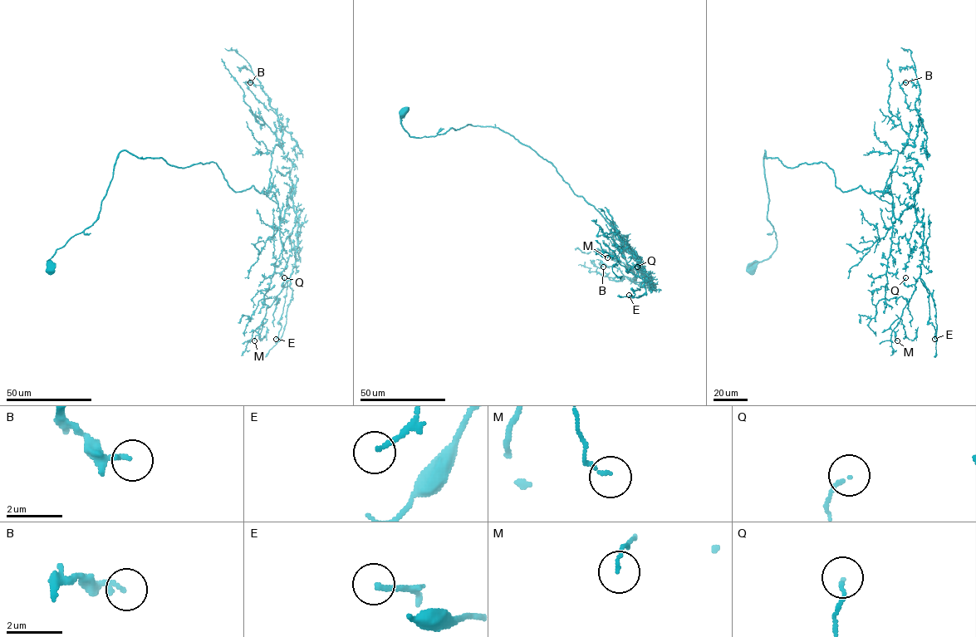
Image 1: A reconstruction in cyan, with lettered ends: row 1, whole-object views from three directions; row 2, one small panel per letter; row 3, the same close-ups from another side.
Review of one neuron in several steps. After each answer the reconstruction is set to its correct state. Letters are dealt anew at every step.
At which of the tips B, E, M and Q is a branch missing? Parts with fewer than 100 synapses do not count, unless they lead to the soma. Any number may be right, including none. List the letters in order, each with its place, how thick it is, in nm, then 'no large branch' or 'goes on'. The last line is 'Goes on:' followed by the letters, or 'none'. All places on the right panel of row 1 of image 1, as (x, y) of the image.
B: at (905, 82); 170 nm thick; no large branch
E: at (934, 339); 170 nm thick; no large branch
M: at (897, 340); 90 nm thick; no large branch
Q: at (905, 277); 90 nm thick; no large branch
Goes on: none

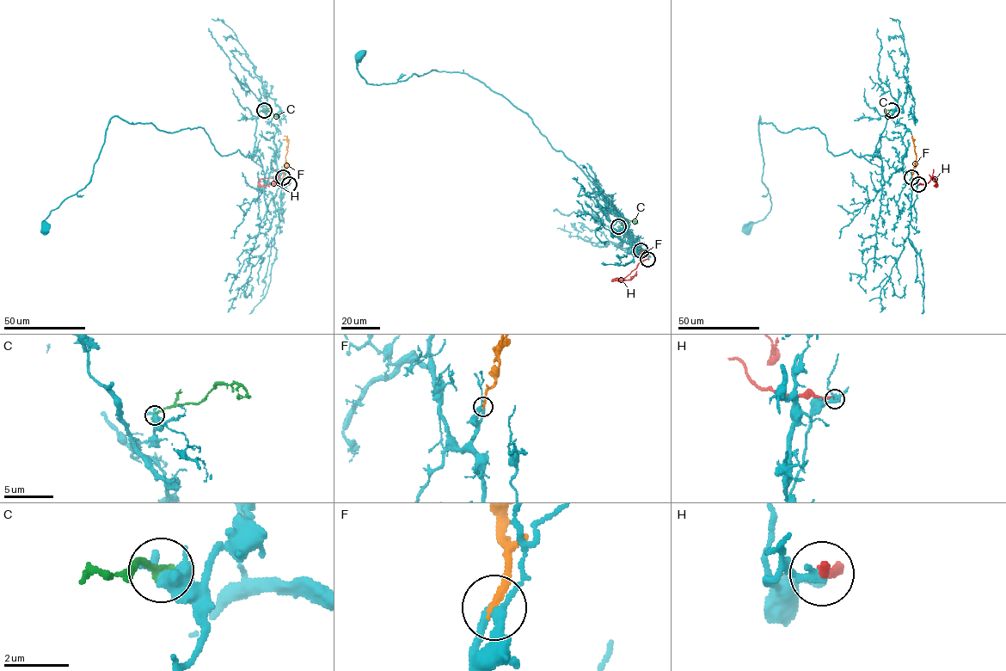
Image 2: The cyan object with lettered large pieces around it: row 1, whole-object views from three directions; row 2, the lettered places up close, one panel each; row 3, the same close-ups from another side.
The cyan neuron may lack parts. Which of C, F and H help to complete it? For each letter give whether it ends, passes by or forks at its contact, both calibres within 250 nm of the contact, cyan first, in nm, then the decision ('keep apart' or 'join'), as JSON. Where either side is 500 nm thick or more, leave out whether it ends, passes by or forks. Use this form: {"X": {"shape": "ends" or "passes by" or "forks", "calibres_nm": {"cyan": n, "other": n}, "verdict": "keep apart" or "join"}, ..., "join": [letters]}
{"C": {"calibres_nm": {"cyan": 650, "other": 200}, "verdict": "keep apart"}, "F": {"shape": "ends", "calibres_nm": {"cyan": 200, "other": 240}, "verdict": "join"}, "H": {"shape": "ends", "calibres_nm": {"cyan": 200, "other": 280}, "verdict": "keep apart"}, "join": ["F"]}

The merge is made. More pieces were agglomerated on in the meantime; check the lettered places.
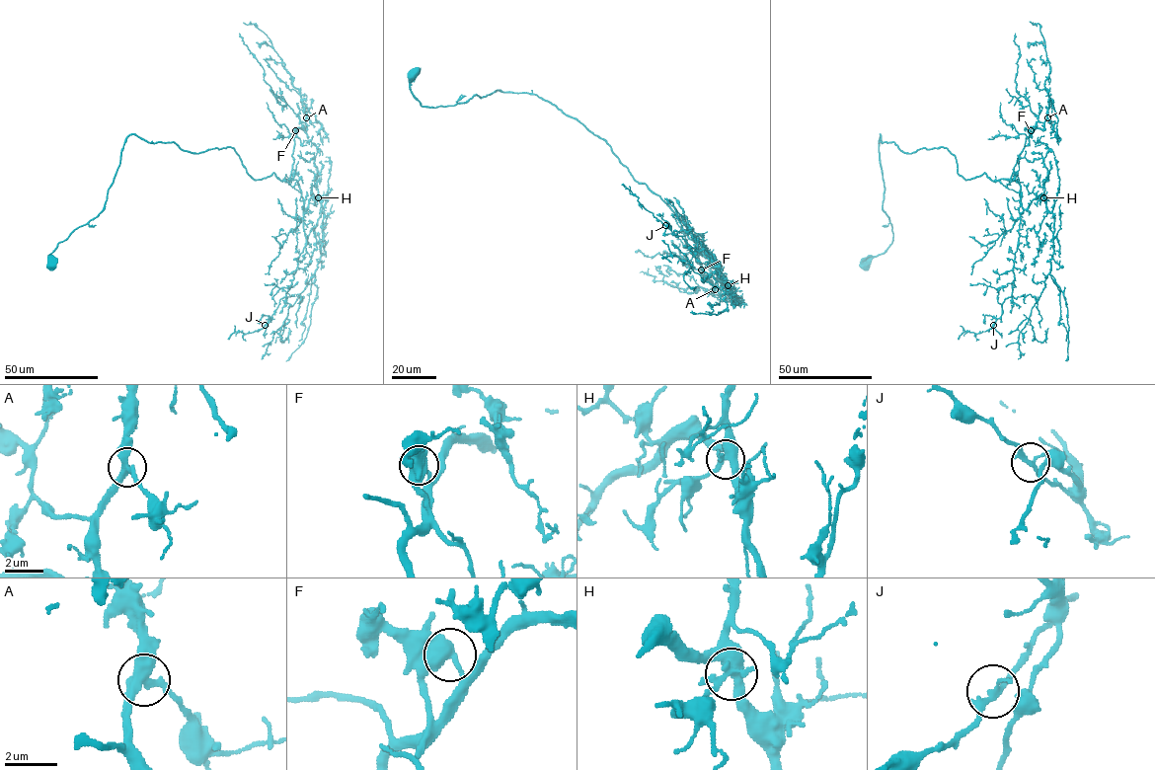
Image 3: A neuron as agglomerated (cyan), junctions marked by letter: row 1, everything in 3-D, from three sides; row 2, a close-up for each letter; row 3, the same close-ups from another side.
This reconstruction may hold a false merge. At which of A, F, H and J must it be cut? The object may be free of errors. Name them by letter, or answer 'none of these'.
none of these

